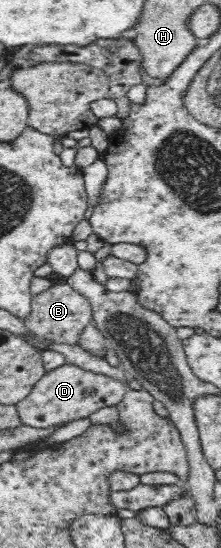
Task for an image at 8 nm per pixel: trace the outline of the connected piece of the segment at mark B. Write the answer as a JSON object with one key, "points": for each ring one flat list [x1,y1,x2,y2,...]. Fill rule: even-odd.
{"points":[[58,283,52,285,52,287,48,289,48,291,42,291,40,295,33,295,33,300,31,301,31,311,30,313,28,313,28,316,22,319,23,325,26,327,26,331,29,331,29,337,26,336,18,336,18,337,23,337,24,341,27,341,27,343,29,343,29,345,32,346,32,348,34,348,34,350,38,352,48,351,50,343,58,343,58,344,67,343,67,345,82,346,83,340,81,339,81,335,84,329,86,329,86,327,88,327,89,324,93,323,92,319,93,319,92,307,90,306,90,304,88,304,88,301,86,301,85,297,80,296,80,294,78,294,76,291,73,291,73,288,68,283]]}

